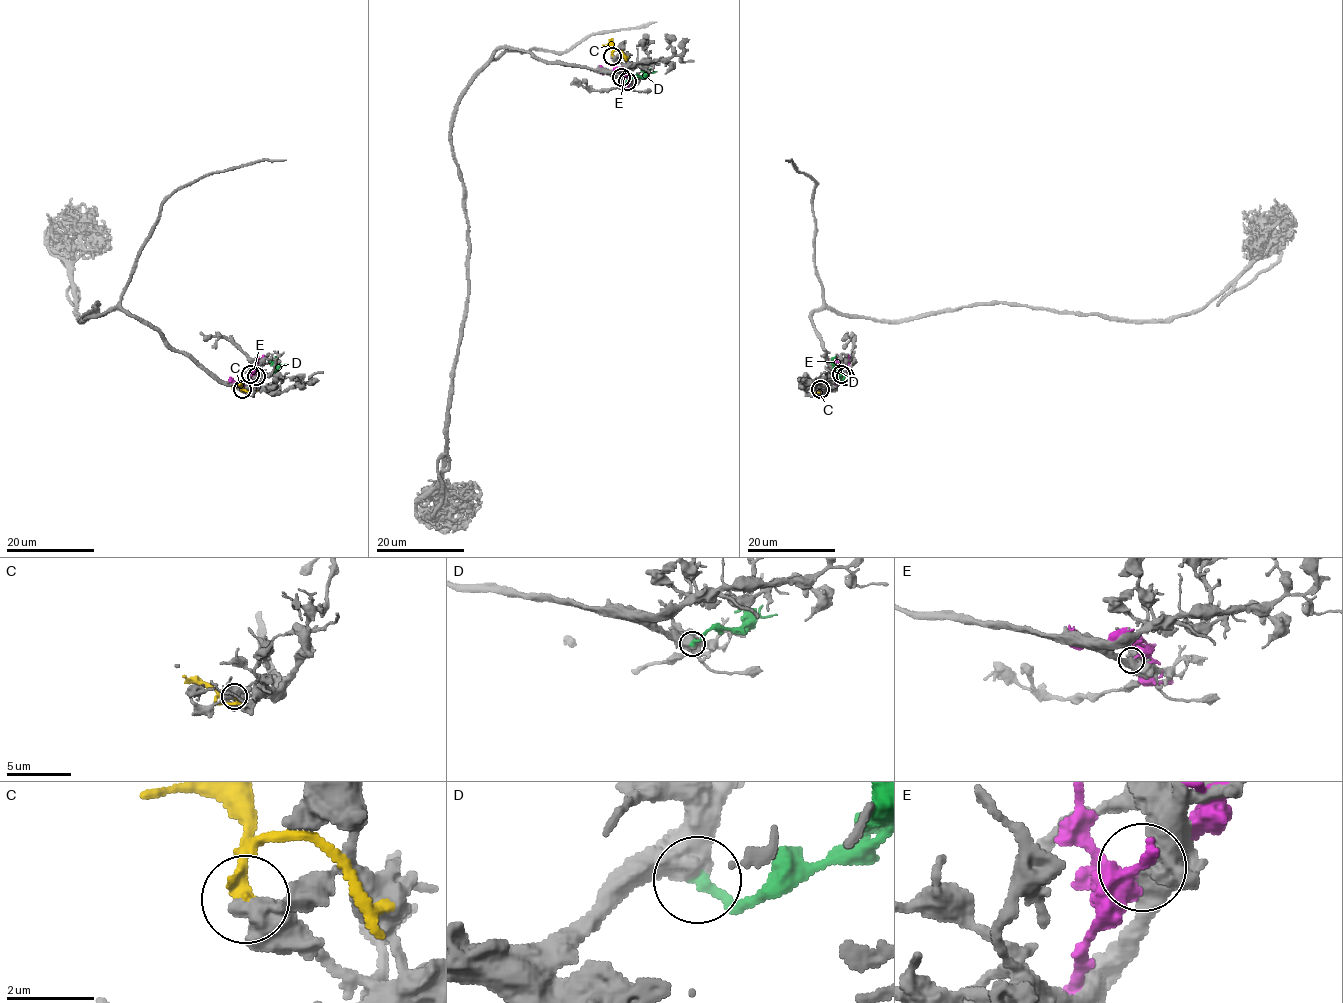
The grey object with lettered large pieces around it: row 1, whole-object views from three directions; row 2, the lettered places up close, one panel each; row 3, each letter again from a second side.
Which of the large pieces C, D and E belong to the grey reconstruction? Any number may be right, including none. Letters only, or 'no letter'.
D

